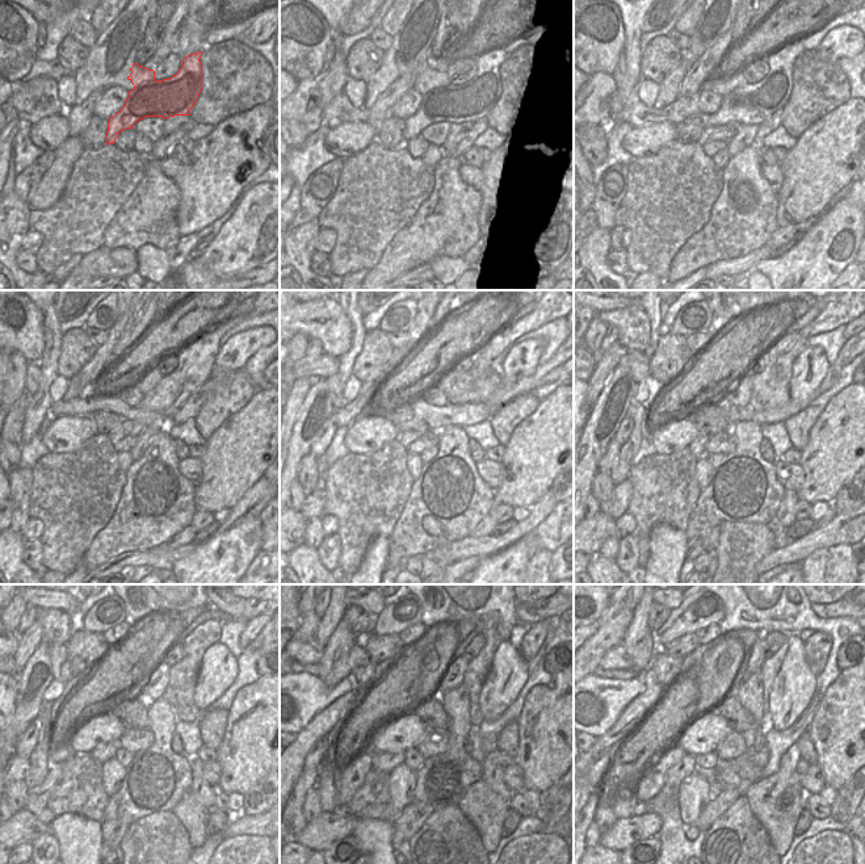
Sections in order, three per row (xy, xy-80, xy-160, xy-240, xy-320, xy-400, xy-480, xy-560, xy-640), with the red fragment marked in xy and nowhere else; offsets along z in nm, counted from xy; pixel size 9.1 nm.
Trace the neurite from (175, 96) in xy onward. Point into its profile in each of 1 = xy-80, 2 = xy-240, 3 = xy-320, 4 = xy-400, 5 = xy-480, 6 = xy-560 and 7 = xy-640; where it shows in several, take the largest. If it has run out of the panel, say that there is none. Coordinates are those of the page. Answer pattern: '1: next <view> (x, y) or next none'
1: next xy-80 (443, 101)
2: next xy-240 (166, 394)
3: next xy-320 (478, 384)
4: next xy-400 (771, 388)
5: next xy-480 (180, 688)
6: next xy-560 (477, 670)
7: next xy-640 (771, 666)

